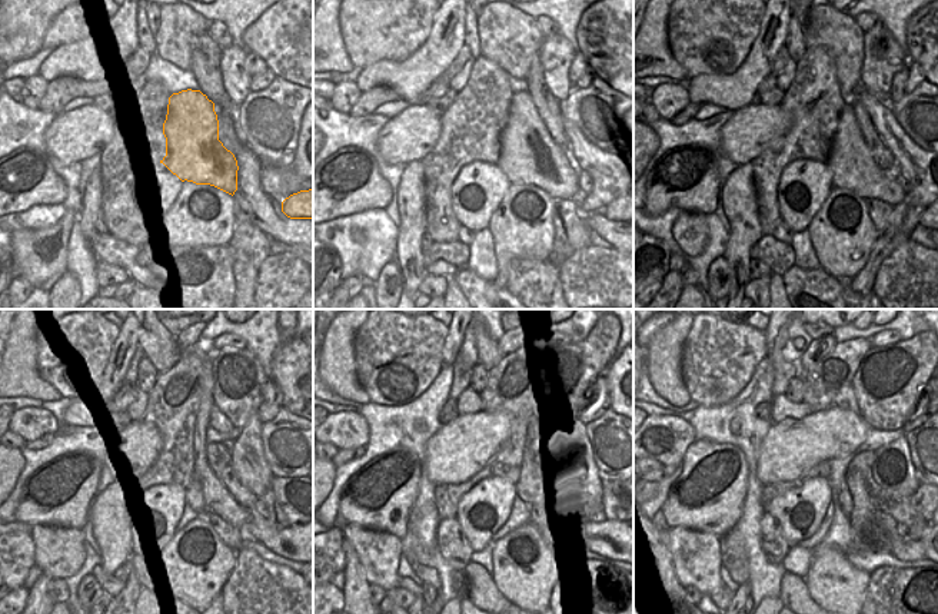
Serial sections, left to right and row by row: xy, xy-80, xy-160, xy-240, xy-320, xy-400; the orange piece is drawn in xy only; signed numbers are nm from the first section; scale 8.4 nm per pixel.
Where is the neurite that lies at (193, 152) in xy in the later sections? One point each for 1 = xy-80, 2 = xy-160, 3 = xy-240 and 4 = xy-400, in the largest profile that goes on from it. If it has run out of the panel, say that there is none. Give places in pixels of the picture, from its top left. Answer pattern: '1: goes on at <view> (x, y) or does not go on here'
1: goes on at xy-80 (528, 155)
2: goes on at xy-160 (852, 166)
3: goes on at xy-240 (283, 541)
4: goes on at xy-400 (924, 537)

